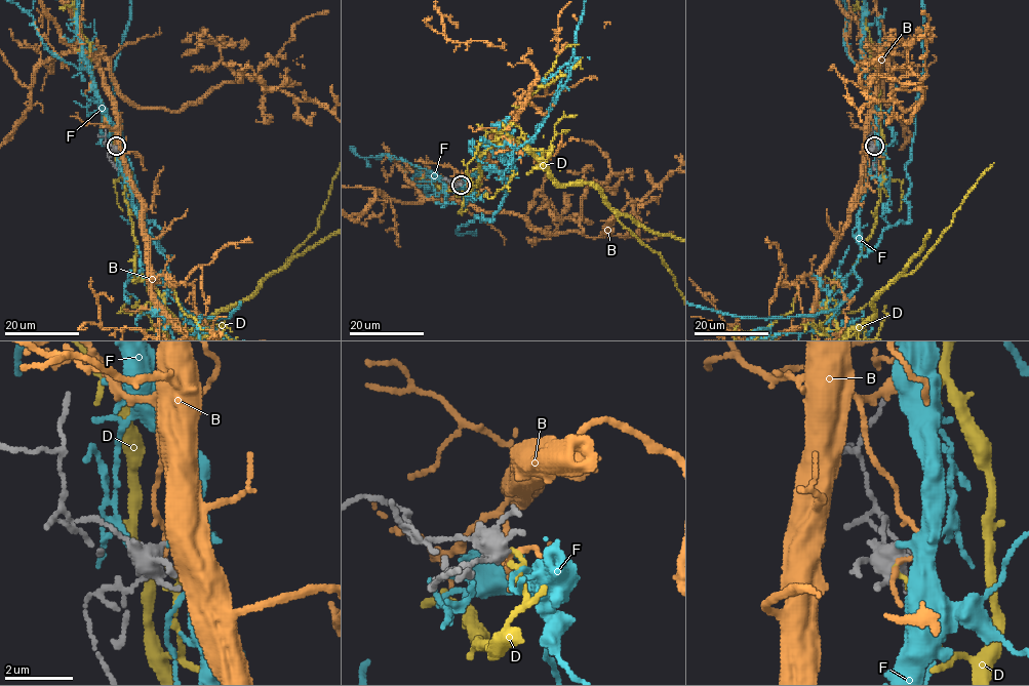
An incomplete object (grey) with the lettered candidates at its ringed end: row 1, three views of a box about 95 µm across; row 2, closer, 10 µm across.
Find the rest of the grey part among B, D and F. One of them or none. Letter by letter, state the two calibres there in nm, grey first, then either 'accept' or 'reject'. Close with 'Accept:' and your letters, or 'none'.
B: calibres 400 and 100 nm; reject
D: calibres 400 and 130 nm; reject
F: calibres 360 and 190 nm; accept
Accept: F

